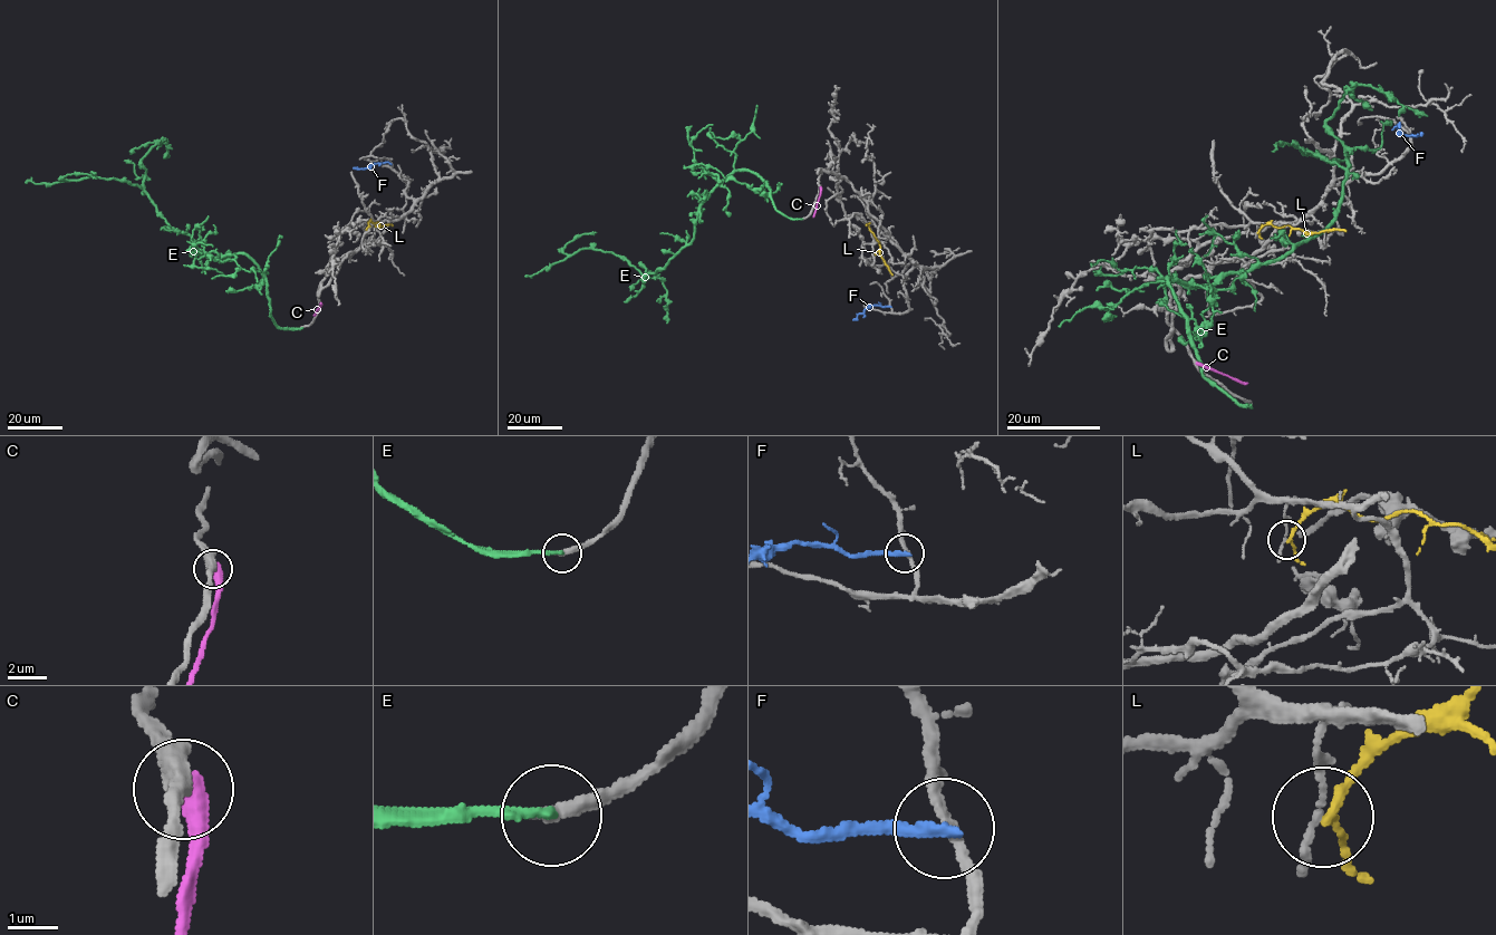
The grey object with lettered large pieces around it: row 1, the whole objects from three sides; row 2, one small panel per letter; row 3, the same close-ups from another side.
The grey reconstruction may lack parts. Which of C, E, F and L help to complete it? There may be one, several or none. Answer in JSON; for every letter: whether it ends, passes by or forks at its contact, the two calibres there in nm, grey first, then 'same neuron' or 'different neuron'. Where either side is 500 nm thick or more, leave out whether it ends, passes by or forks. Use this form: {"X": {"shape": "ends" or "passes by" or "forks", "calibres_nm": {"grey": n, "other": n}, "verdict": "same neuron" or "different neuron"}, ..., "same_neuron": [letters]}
{"C": {"shape": "ends", "calibres_nm": {"grey": 480, "other": 480}, "verdict": "different neuron"}, "E": {"shape": "ends", "calibres_nm": {"grey": 260, "other": 180}, "verdict": "different neuron"}, "F": {"shape": "ends", "calibres_nm": {"grey": 220, "other": 260}, "verdict": "different neuron"}, "L": {"shape": "passes by", "calibres_nm": {"grey": 120, "other": 140}, "verdict": "different neuron"}, "same_neuron": []}

